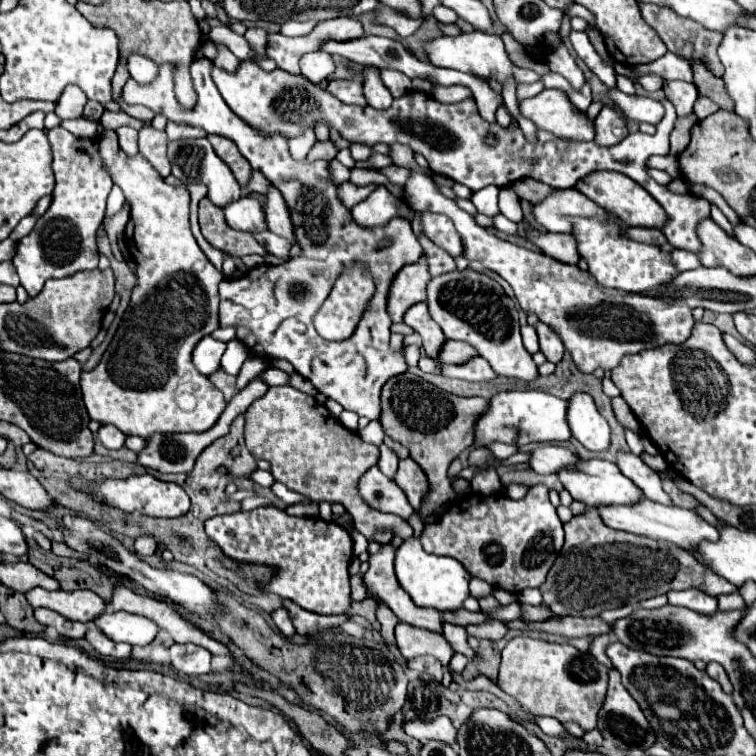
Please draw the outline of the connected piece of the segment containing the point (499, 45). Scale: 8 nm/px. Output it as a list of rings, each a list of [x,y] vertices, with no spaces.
[[[479,30],[469,32],[469,34],[435,38],[431,42],[425,42],[423,50],[425,50],[427,58],[431,60],[431,64],[439,66],[439,68],[453,68],[453,70],[461,70],[461,72],[473,74],[483,80],[499,80],[499,82],[513,76],[513,70],[511,70],[513,62],[509,60],[509,56],[503,48],[503,40],[499,36],[491,36],[491,34],[479,32]]]

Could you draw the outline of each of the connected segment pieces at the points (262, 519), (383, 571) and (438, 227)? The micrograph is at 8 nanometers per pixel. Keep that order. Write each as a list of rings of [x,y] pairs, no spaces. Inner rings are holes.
[[[269,506],[209,518],[205,532],[227,558],[239,564],[275,568],[269,582],[257,584],[259,590],[293,600],[303,610],[315,614],[343,614],[349,610],[351,588],[347,566],[351,562],[351,534],[343,526],[313,516],[289,516],[285,510]]]
[[[383,544],[379,552],[370,555],[369,570],[367,574],[363,574],[369,594],[375,594],[379,600],[387,602],[401,622],[441,634],[443,628],[441,612],[435,612],[435,608],[417,608],[409,600],[407,592],[399,588],[393,570],[393,556],[395,548],[391,544]]]
[[[421,212],[421,232],[439,248],[449,252],[453,258],[463,256],[463,242],[451,220],[443,214]]]

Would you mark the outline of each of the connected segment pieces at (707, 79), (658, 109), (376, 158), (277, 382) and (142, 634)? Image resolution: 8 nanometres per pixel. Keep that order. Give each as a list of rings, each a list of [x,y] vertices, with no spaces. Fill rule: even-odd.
[[[695,64],[693,66],[693,74],[695,74],[695,84],[699,88],[699,94],[715,100],[723,110],[733,110],[733,100],[727,96],[725,84],[721,78],[715,78],[703,64]]]
[[[617,88],[611,90],[611,96],[627,118],[633,118],[637,122],[649,122],[649,124],[657,124],[663,118],[665,108],[657,100],[643,98],[643,96],[627,96]]]
[[[371,154],[367,160],[355,162],[357,168],[367,168],[367,170],[381,170],[381,168],[385,168],[389,164],[391,164],[391,160],[385,154]]]
[[[267,368],[259,378],[261,378],[265,384],[269,384],[269,386],[281,386],[281,384],[287,384],[289,374],[285,374],[285,372],[277,370],[277,368]]]
[[[105,612],[95,624],[103,628],[103,634],[111,636],[111,640],[127,642],[131,646],[147,646],[161,632],[153,620],[127,612]]]

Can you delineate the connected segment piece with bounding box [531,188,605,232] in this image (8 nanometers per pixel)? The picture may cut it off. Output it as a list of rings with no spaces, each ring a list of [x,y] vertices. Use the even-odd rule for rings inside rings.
[[[553,190],[545,200],[533,204],[535,220],[547,232],[571,232],[569,216],[603,216],[605,210],[591,202],[587,196],[571,190]]]

